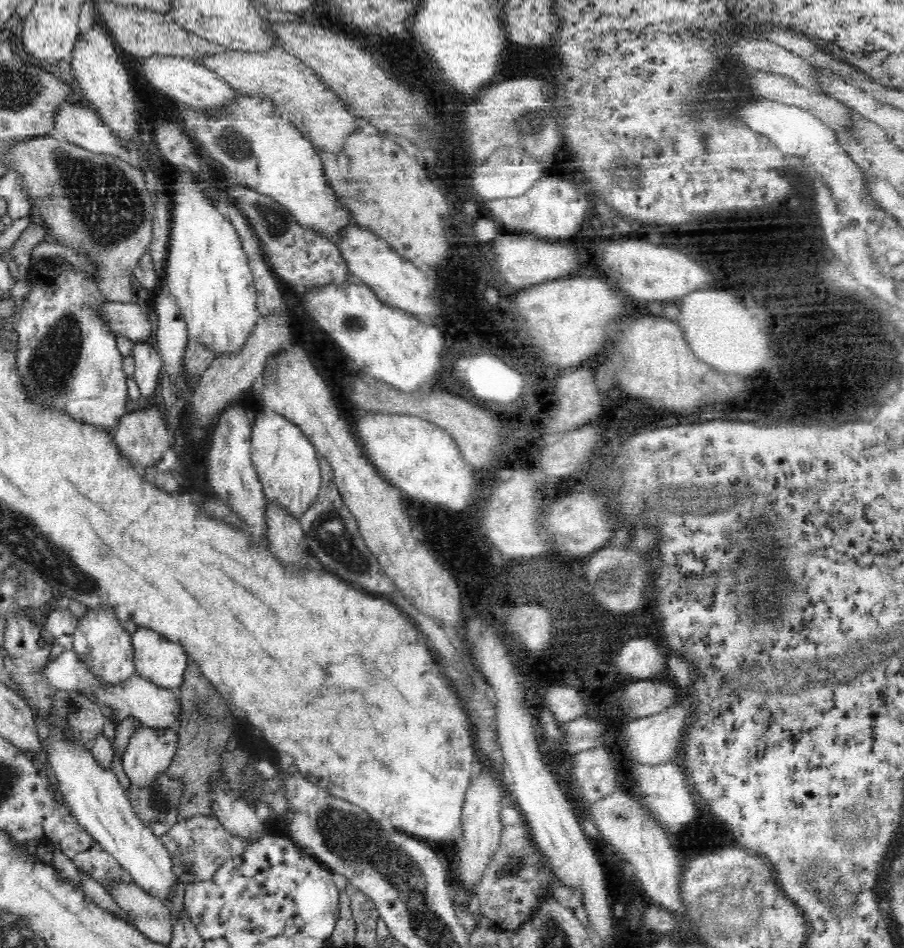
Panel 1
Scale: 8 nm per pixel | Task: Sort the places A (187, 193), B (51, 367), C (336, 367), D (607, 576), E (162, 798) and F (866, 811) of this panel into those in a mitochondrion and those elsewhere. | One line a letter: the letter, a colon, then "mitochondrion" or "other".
A: other
B: mitochondrion
C: other
D: mitochondrion
E: mitochondrion
F: other

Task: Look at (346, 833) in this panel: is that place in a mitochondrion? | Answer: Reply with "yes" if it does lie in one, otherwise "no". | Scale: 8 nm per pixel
yes

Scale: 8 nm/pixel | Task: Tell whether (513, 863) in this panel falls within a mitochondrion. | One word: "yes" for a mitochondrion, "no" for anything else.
yes

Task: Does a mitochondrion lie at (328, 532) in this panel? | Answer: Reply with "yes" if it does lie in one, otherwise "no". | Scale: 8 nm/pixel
yes

